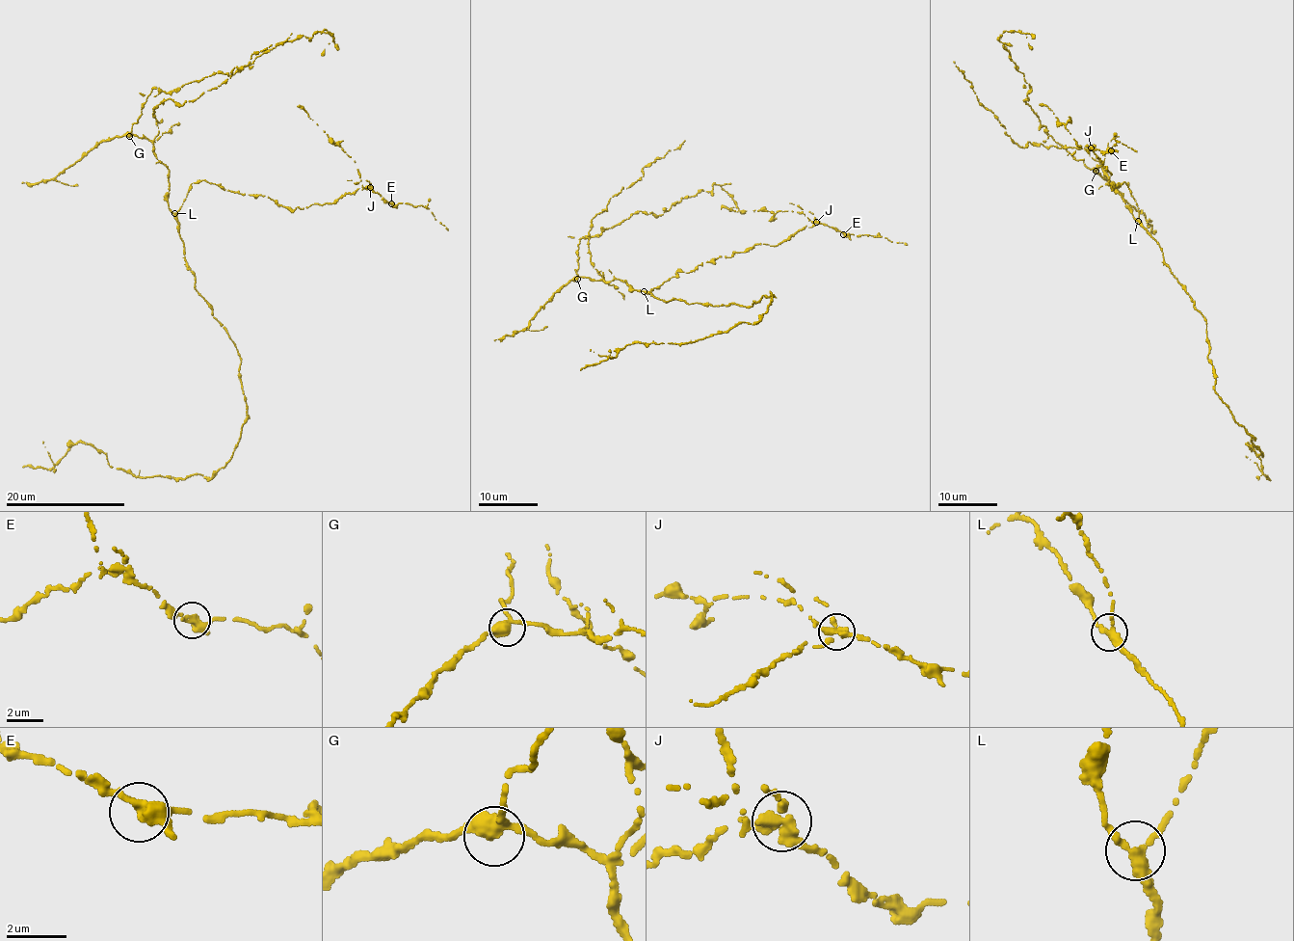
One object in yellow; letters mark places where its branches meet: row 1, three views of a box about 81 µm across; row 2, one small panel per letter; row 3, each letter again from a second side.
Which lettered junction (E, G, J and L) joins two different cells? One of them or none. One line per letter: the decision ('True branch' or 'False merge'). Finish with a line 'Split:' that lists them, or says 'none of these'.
E: True branch
G: True branch
J: False merge
L: True branch
Split: J

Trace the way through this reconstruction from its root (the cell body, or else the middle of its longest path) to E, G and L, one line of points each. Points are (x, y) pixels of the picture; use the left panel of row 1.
E: (187, 261), (175, 212), (189, 187), (203, 179), (292, 209), (334, 203), (361, 187), (391, 203)
G: (187, 261), (179, 224), (167, 201), (168, 170), (157, 159), (151, 142), (133, 134), (129, 136)
L: (187, 261), (174, 213)

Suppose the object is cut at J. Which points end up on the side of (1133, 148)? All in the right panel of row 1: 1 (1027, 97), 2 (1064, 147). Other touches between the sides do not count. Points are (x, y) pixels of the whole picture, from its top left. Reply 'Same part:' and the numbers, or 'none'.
Same part: 1, 2

